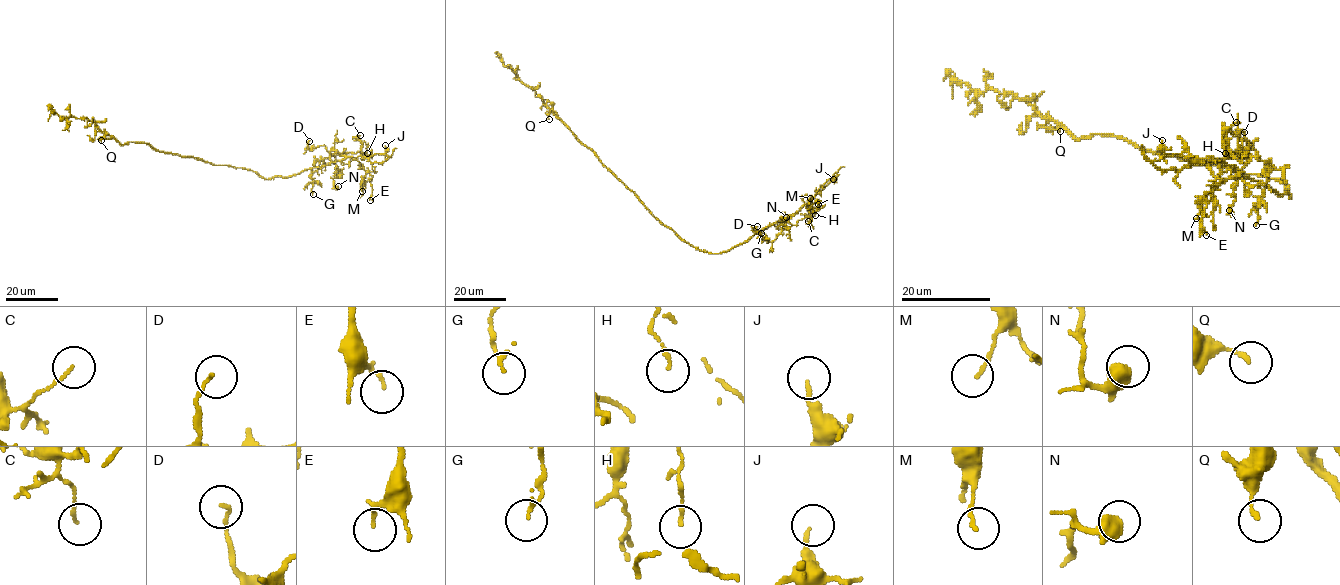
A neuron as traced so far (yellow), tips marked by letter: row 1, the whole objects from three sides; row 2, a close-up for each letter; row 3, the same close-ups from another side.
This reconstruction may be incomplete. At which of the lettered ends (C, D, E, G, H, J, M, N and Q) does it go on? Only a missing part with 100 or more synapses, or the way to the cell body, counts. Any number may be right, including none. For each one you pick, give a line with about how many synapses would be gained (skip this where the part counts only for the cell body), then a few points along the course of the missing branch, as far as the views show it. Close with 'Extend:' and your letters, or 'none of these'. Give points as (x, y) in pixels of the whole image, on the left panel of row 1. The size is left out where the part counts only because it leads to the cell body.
Extend: none of these

